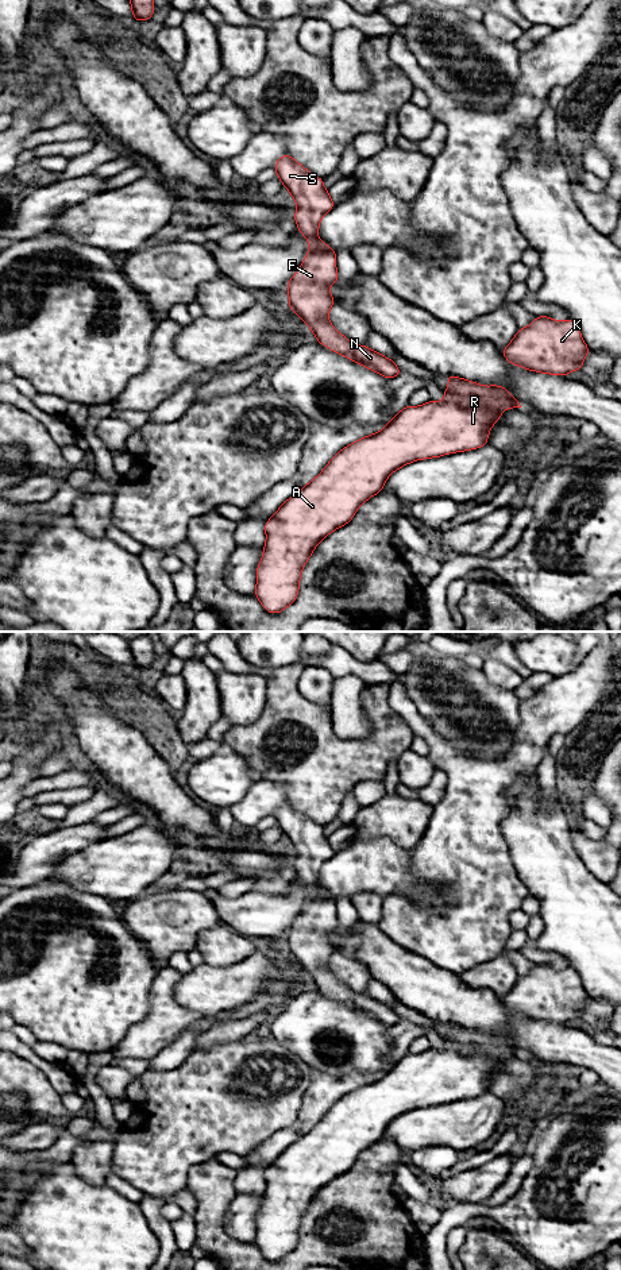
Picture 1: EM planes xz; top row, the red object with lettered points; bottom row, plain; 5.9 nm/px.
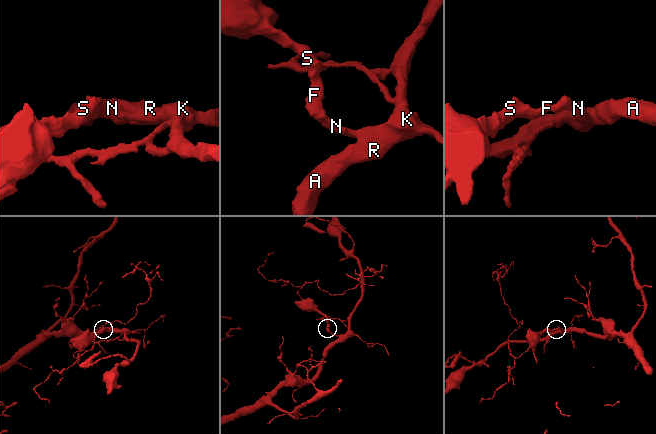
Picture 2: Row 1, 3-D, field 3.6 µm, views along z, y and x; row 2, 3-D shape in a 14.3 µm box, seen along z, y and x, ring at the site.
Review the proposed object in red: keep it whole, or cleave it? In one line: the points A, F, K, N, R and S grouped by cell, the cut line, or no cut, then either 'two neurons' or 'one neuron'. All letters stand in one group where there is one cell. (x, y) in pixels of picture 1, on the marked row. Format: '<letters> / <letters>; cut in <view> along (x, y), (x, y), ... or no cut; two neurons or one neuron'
A F K N R S; no cut; one neuron

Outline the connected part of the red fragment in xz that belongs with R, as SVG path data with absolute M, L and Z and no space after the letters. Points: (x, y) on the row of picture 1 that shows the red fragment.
M446 375L448 389L441 402L408 405L379 432L364 436L340 449L324 470L298 490L265 524L266 544L256 568L255 597L271 614L290 606L300 588L300 578L313 549L333 530L352 520L358 507L383 490L386 479L398 468L421 459L463 452L487 445L491 426L504 409L521 408L518 401L498 385L482 386L459 377Z

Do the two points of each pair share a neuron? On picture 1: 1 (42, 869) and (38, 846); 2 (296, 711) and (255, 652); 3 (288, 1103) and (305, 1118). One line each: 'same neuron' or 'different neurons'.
1: same neuron
2: different neurons
3: different neurons

